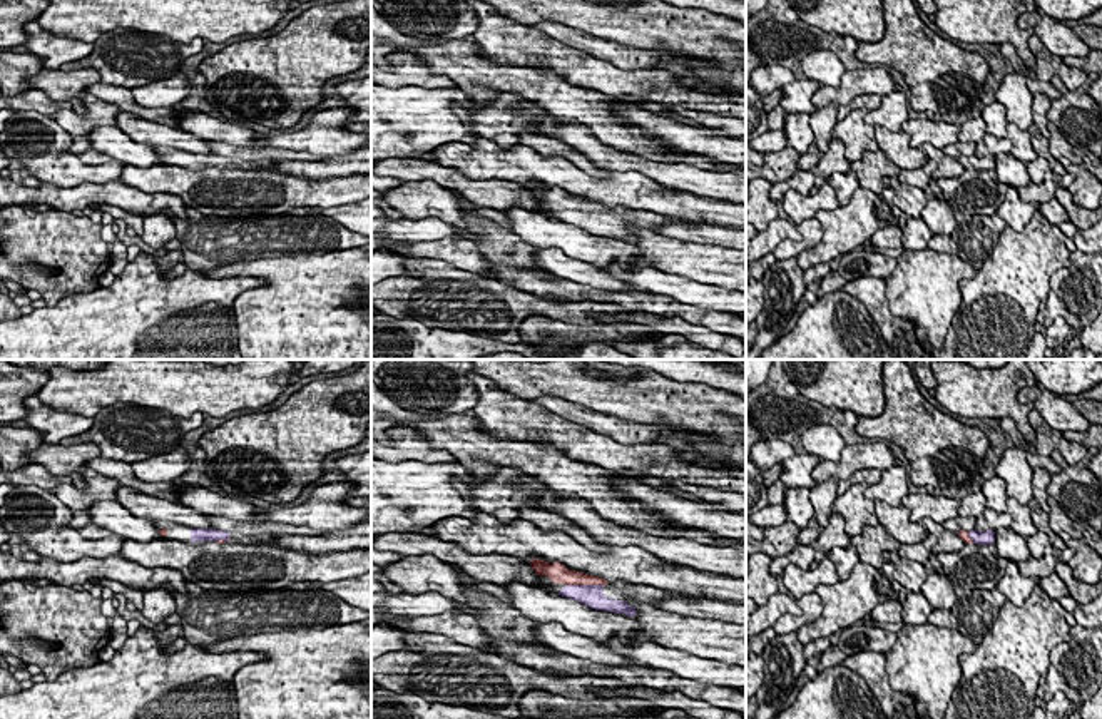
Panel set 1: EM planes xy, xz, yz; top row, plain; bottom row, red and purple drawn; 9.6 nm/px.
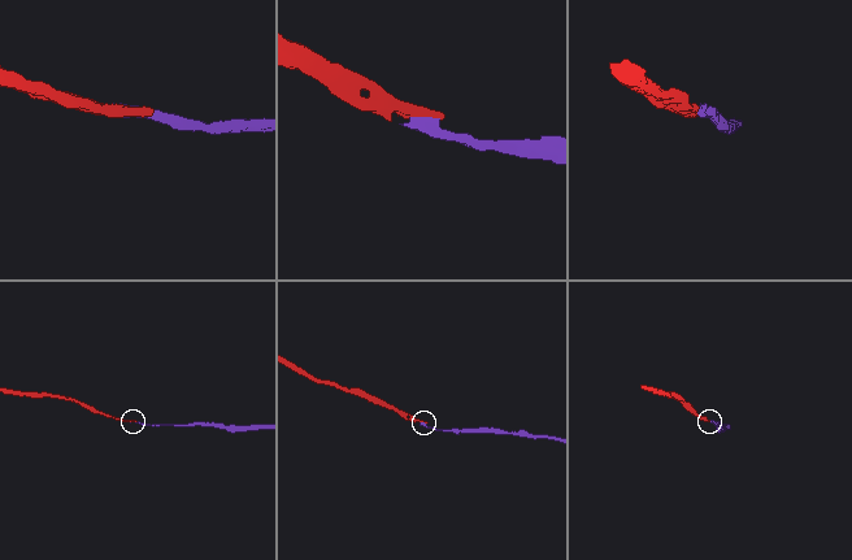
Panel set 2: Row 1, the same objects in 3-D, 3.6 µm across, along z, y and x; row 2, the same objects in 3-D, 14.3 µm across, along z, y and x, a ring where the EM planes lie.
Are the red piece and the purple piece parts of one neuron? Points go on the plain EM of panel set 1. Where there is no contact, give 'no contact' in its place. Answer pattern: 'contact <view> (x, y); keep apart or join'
contact xz (584, 209); join

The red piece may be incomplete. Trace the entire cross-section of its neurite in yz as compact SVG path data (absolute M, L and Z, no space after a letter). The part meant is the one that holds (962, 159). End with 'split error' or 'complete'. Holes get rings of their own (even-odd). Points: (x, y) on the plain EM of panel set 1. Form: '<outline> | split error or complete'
M960 156L958 162L965 167L965 169L978 169L978 171L990 171L995 169L995 157L993 156L987 156L987 157L967 157L967 156Z | split error

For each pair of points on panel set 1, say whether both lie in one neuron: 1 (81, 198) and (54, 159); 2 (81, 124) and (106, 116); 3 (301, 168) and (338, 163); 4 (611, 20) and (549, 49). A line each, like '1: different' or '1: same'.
1: different
2: same
3: same
4: different

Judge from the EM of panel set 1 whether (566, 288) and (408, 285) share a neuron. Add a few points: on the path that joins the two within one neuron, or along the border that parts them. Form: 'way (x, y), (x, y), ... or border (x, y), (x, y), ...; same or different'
border (487, 276), (520, 290), (550, 296); different

